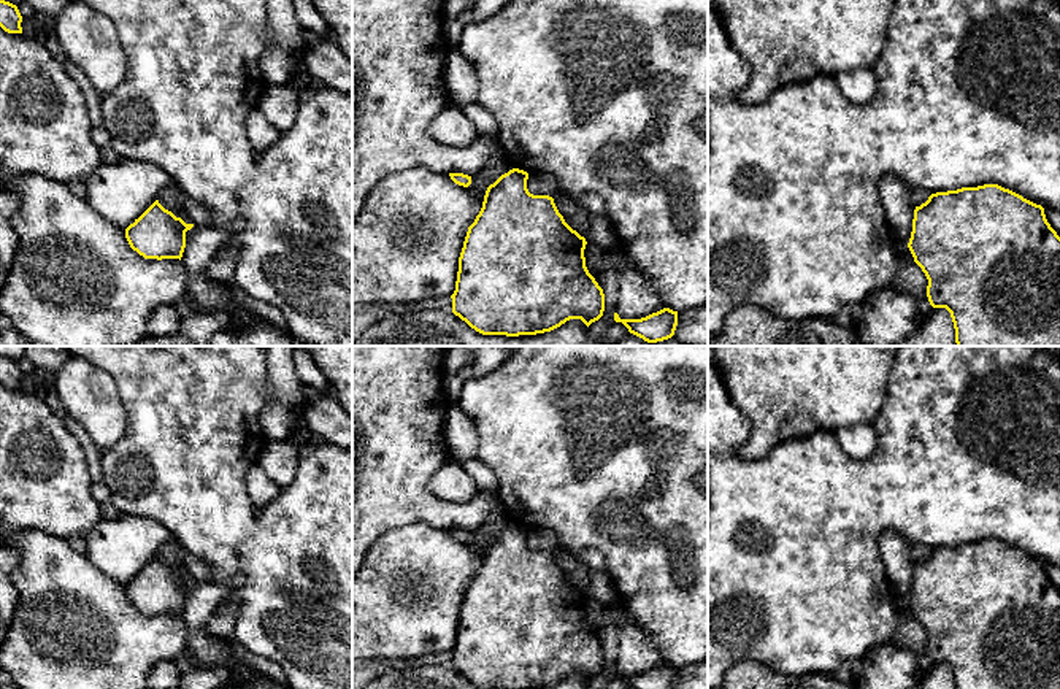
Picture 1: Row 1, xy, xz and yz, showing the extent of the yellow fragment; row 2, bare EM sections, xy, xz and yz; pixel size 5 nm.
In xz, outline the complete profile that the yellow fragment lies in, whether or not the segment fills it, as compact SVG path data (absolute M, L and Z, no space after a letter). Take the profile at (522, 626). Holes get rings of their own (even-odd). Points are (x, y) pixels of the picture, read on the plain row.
M513 524L490 540L463 597L452 668L479 689L544 689L570 675L581 675L589 683L605 667L603 645L586 622L586 594L565 578L552 552L530 549L527 535L527 527Z

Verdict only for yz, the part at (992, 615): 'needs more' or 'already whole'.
already whole

